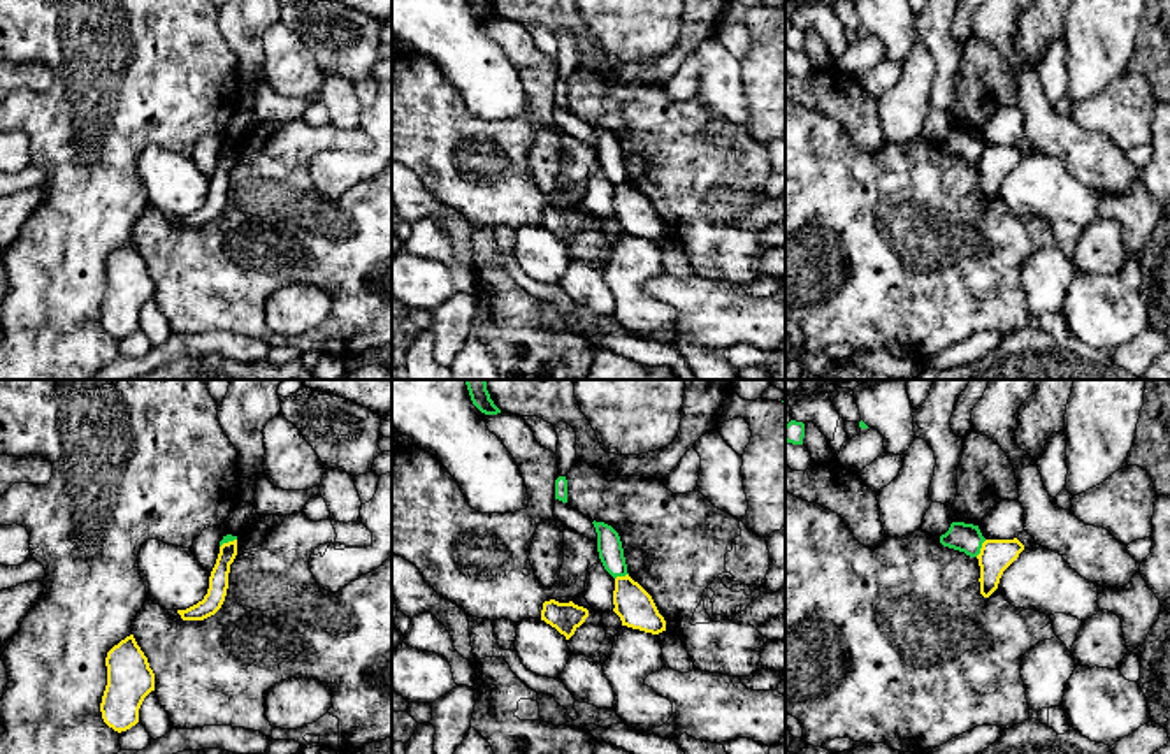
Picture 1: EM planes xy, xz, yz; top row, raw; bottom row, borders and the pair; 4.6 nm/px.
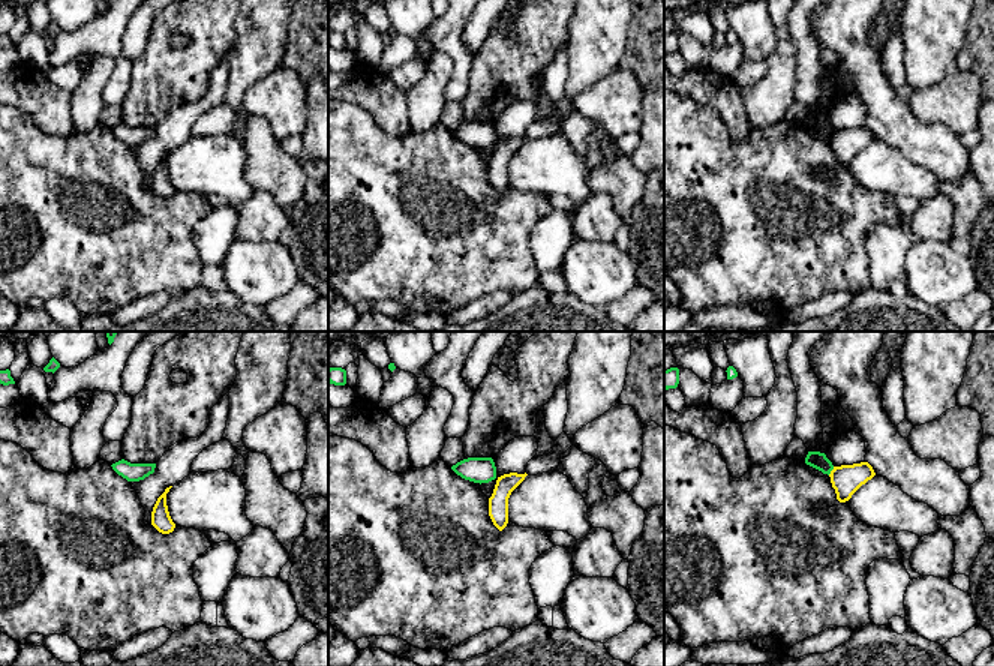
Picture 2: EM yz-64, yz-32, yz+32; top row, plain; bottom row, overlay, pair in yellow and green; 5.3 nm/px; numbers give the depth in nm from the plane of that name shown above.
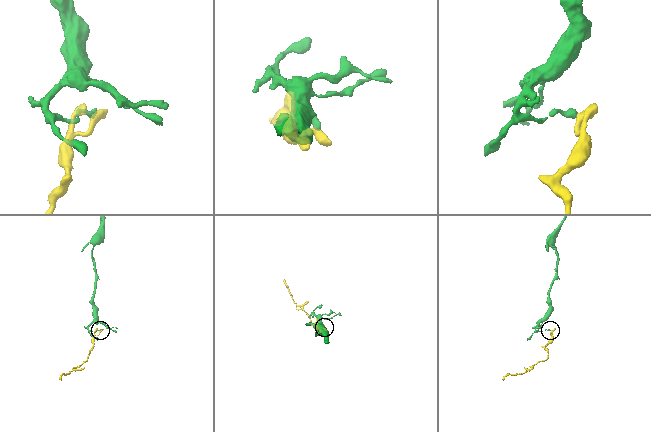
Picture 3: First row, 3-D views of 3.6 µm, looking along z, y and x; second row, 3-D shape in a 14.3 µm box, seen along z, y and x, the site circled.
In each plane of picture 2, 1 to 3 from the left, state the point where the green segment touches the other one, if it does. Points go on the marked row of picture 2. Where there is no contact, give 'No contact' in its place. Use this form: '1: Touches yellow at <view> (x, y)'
1: No contact
2: No contact
3: Touches yellow at yz+32 (831, 471)

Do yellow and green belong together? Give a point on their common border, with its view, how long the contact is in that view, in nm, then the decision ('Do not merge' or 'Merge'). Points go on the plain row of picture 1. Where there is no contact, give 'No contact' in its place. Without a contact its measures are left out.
Touches yellow at yz (981, 155). Shared border 90 nm. Do not merge

